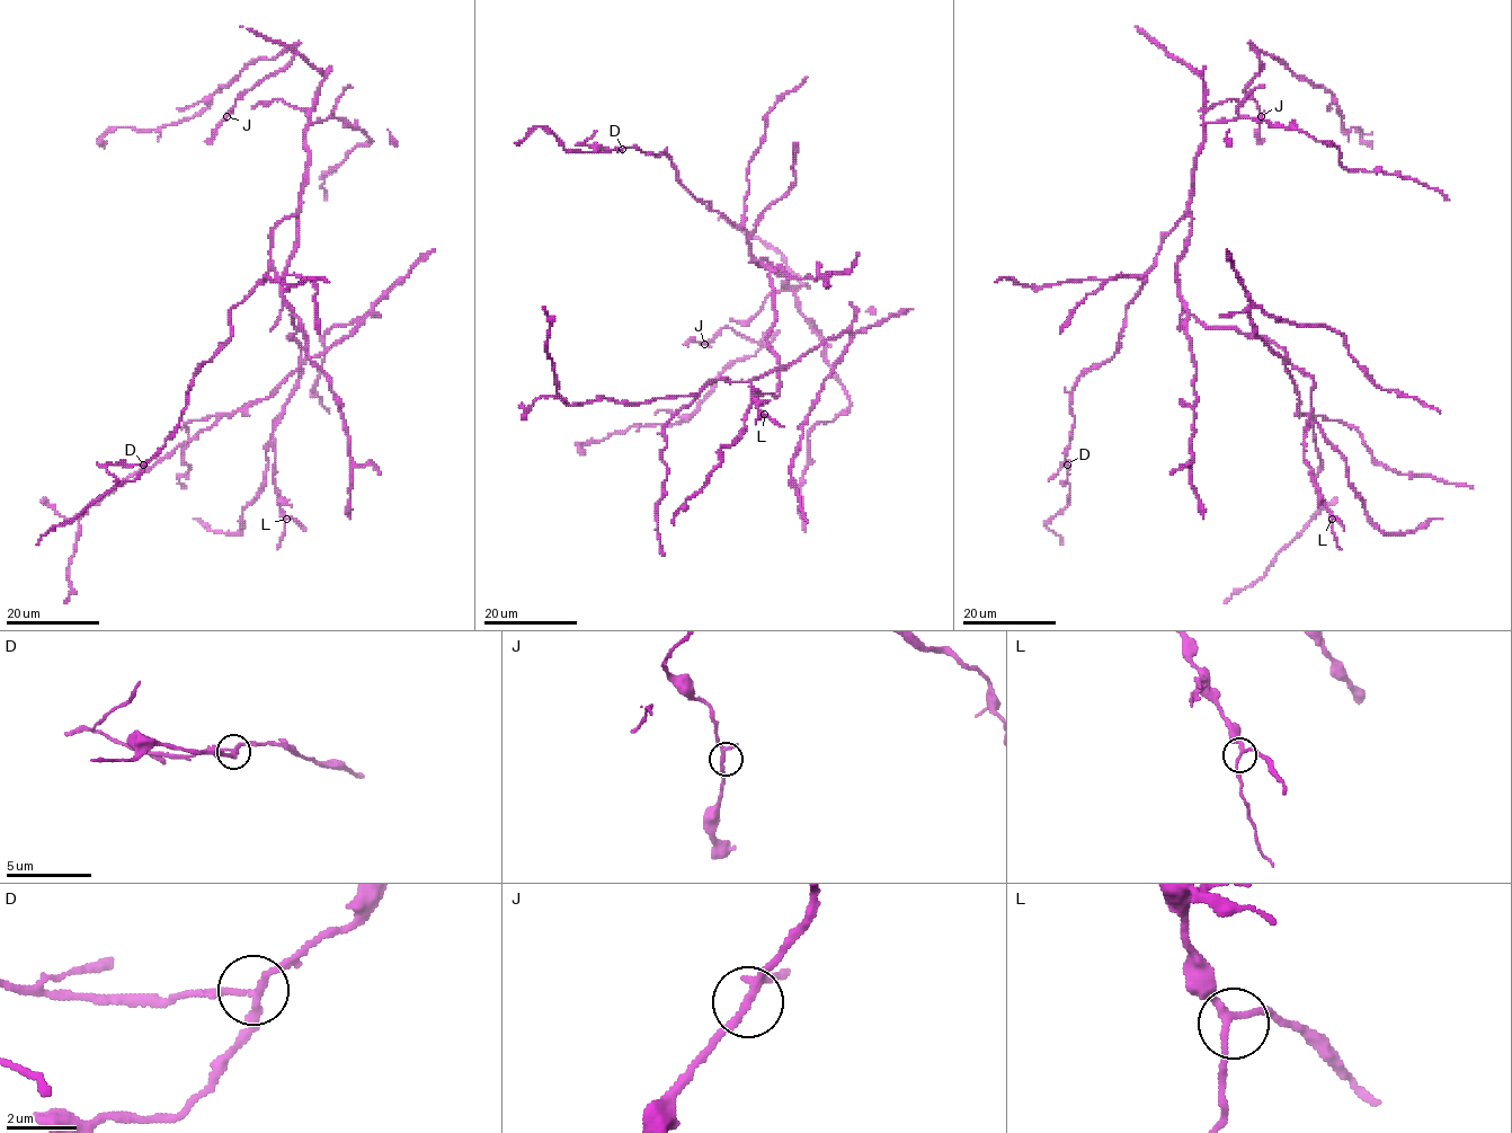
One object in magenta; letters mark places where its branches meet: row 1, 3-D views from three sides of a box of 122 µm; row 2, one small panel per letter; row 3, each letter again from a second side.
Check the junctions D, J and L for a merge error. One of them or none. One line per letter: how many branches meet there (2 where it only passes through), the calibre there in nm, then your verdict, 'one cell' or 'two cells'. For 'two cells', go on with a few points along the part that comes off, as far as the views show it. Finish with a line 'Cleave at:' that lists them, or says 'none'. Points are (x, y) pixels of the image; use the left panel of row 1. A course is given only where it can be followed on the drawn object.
D: 3 | 190 nm | two cells | (143, 465), (106, 465), (106, 470), (117, 480)
J: 3 | 190 nm | one cell
L: 3 | 180 nm | one cell
Cleave at: D

